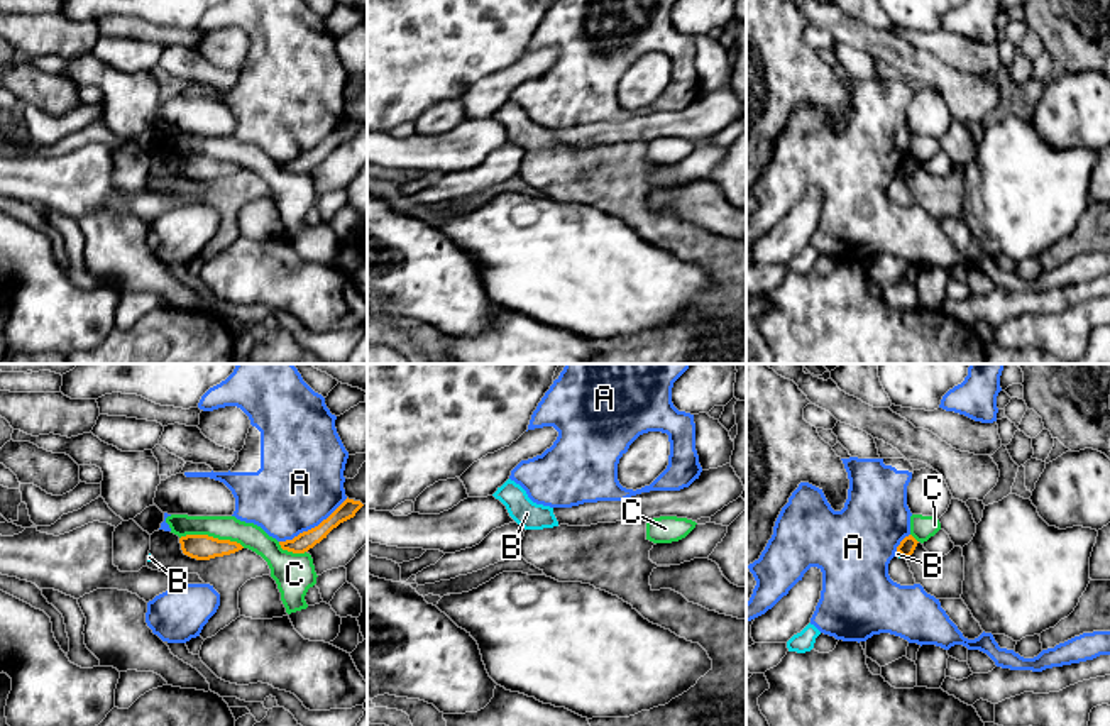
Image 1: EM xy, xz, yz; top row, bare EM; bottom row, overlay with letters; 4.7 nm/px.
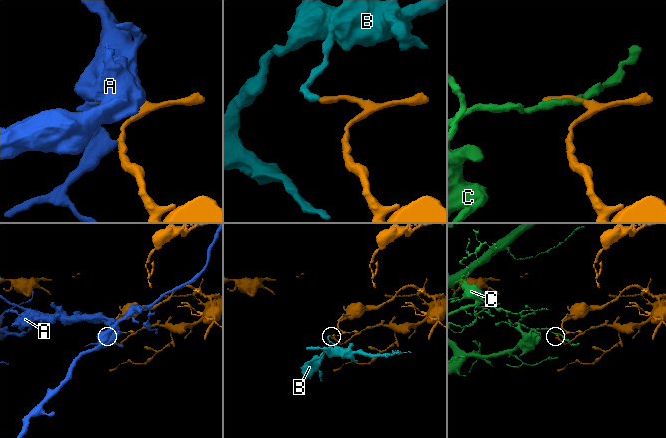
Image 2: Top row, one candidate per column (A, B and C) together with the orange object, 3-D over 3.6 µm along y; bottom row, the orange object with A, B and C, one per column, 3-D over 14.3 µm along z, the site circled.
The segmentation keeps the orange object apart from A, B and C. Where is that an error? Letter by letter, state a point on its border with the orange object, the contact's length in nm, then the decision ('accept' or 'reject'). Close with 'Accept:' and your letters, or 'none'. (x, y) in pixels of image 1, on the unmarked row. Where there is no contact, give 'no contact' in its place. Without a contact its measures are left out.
A: contact xy (315, 148); length 380 nm; reject
B: contact yz (902, 176); length 60 nm; reject
C: contact xy (212, 158); length 320 nm; reject
Accept: none

